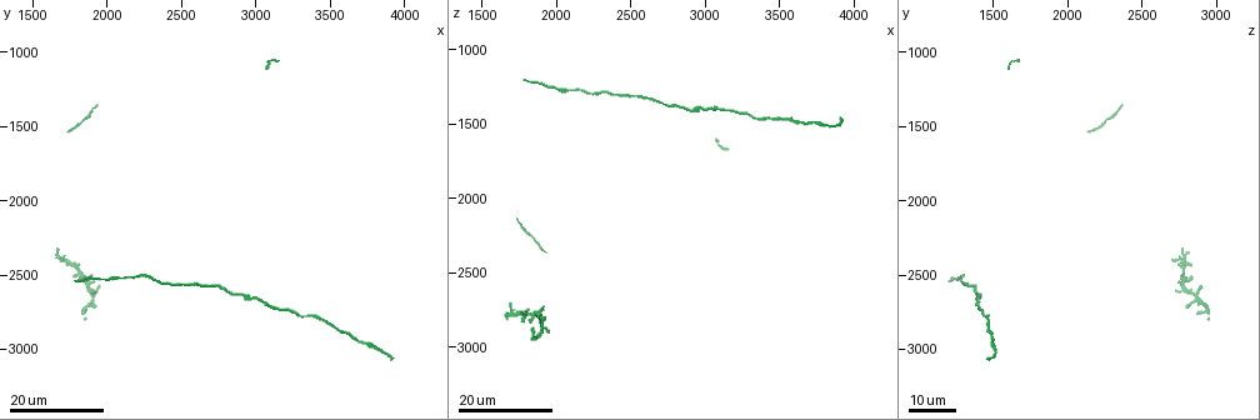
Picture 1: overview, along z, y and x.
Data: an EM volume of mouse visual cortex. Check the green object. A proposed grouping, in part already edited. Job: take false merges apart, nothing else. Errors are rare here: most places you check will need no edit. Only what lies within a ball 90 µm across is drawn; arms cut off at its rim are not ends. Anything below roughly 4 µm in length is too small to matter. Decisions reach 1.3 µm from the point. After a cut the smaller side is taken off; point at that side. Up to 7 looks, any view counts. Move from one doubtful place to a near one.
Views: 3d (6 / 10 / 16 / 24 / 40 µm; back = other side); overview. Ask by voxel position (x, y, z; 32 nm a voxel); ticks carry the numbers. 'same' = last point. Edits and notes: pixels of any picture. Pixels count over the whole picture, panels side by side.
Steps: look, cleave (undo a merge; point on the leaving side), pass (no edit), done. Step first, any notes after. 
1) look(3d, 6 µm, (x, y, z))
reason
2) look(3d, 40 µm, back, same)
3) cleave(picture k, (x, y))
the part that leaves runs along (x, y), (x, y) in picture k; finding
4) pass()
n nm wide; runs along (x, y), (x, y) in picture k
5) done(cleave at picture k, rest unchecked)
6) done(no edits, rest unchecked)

look(3d, 24 µm, (1860, 2600, 2780))
arms part here

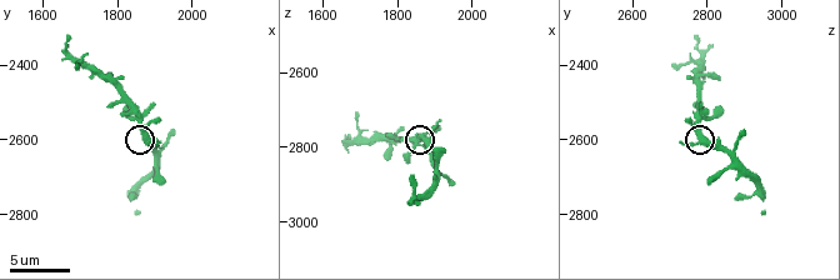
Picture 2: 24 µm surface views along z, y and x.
look(3d, 10 µm, (1880, 2590, 2790))

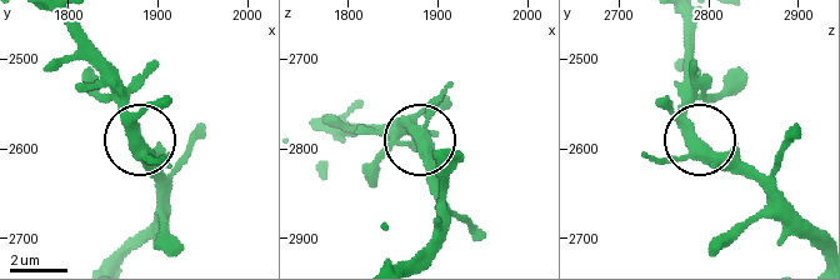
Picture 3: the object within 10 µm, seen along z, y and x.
look(3d, 10 µm, back, (1880, 2590, 2785))
from behind

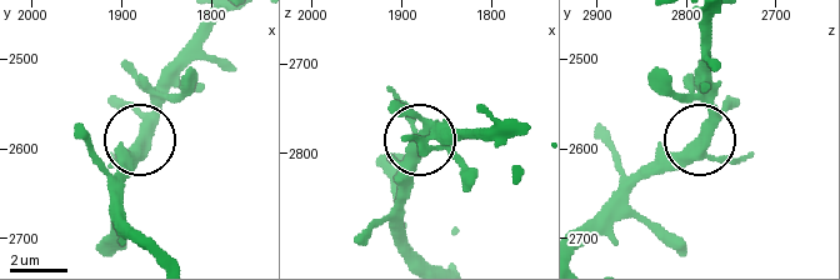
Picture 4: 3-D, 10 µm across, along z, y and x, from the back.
pass()
3 arms; all the same cell

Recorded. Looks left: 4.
look(3d, 16 µm, (3780, 2980, 1520))

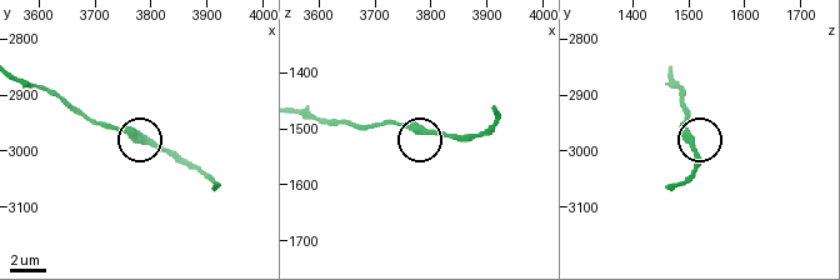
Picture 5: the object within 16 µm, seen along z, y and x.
look(3d, 10 µm, (3800, 2980, 1505))

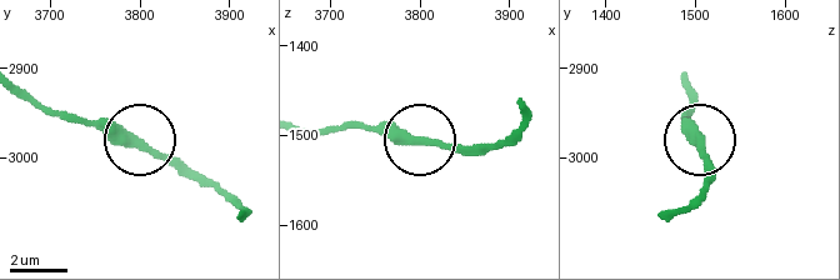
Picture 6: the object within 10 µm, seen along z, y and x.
look(3d, 10 µm, back, (3795, 2985, 1505))

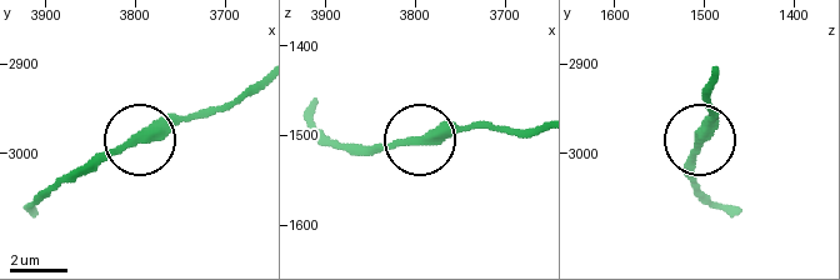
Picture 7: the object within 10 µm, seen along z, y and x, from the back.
pass()
runs along (539, 129), (445, 124), (388, 146), (361, 146) in picture 7; all the same cell

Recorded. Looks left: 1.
done(no edits, rest unchecked)

